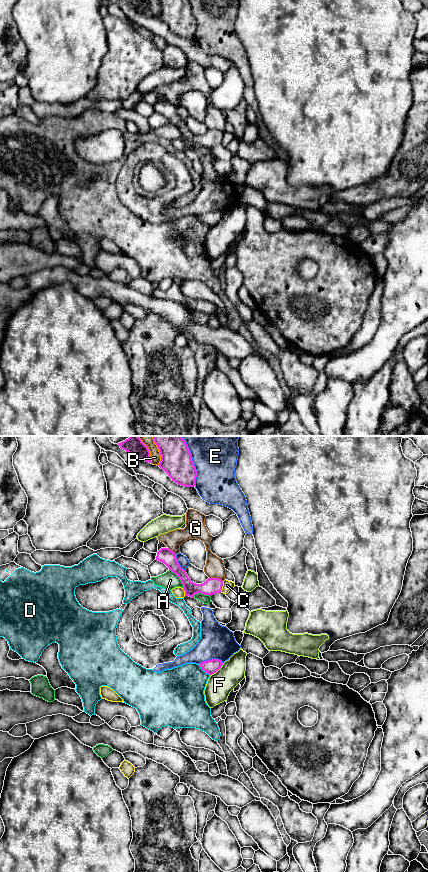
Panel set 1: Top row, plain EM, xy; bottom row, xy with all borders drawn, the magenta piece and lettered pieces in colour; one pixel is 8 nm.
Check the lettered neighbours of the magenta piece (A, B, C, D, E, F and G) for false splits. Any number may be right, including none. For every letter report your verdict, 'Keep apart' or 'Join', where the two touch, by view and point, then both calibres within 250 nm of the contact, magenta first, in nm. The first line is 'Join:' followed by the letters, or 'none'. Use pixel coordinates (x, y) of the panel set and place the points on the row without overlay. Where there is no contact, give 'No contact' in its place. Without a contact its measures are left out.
Join: none
A: Keep apart. Touches magenta at xy (180, 131). Thickness 120 nm (magenta) against 140 nm
B: Keep apart. Touches magenta at xy (161, 9). Thickness 240 nm (magenta) against 90 nm
C: Keep apart. Touches magenta at xy (222, 137). Thickness 130 nm (magenta) against 80 nm
D: Keep apart. Touches magenta at xy (203, 222). Thickness 110 nm (magenta) against 380 nm
E: Keep apart. Touches magenta at xy (194, 19). Thickness 240 nm (magenta) against 320 nm
F: Keep apart. Touches magenta at xy (217, 222). Thickness 110 nm (magenta) against 200 nm
G: Keep apart. Touches magenta at xy (216, 130). Thickness 130 nm (magenta) against 160 nm

